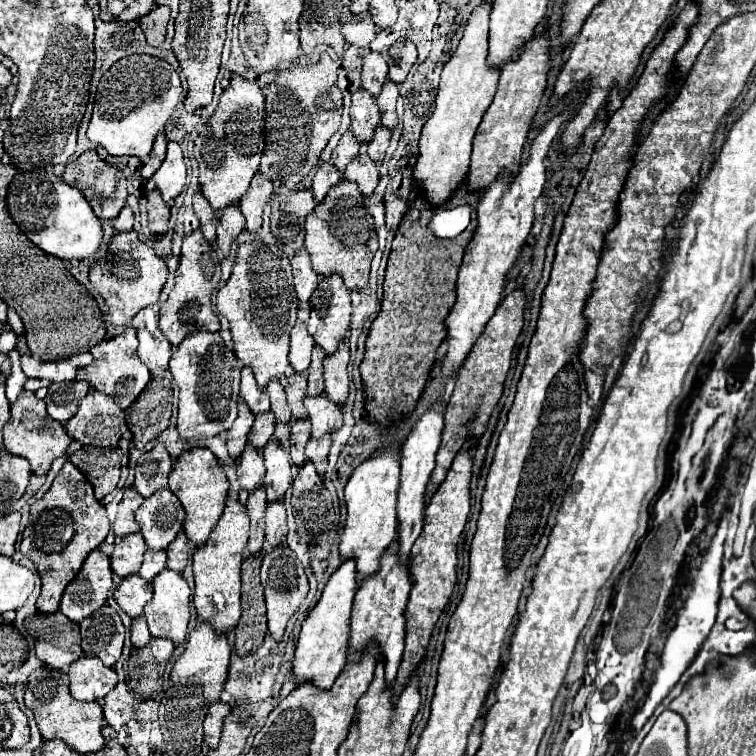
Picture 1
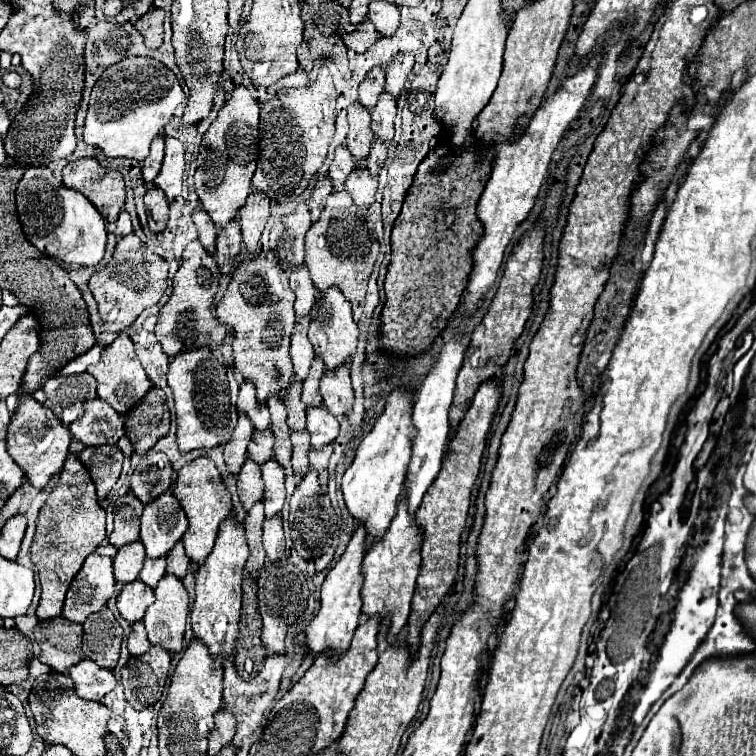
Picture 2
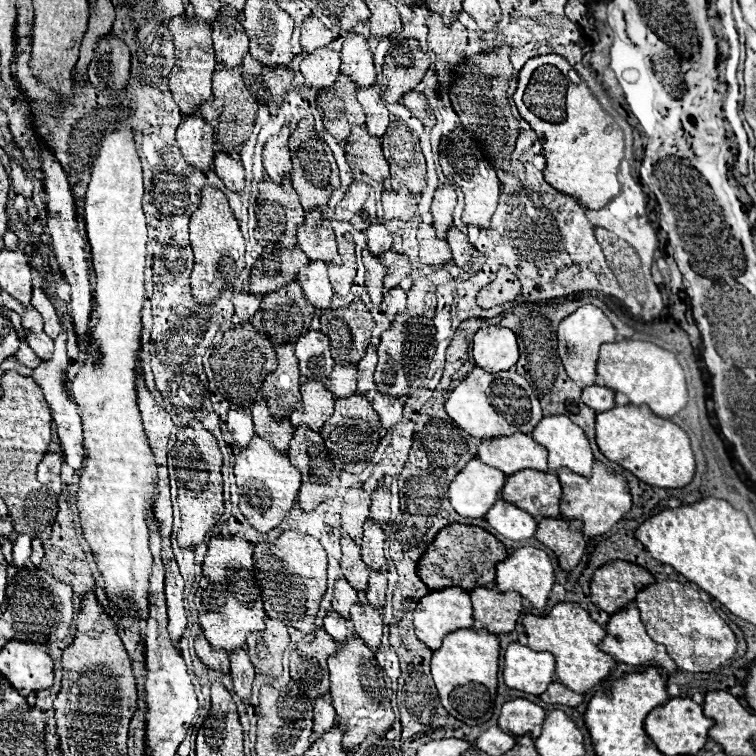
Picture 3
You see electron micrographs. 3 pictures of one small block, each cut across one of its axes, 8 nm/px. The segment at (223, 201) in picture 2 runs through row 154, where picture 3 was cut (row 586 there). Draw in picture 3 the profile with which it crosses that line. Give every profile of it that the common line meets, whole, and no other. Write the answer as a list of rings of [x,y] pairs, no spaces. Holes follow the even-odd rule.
[[[216,534],[208,542],[208,552],[202,560],[202,578],[196,590],[196,608],[204,636],[216,650],[234,652],[242,648],[248,632],[264,630],[266,612],[262,608],[260,590],[254,580],[252,544],[242,536]]]

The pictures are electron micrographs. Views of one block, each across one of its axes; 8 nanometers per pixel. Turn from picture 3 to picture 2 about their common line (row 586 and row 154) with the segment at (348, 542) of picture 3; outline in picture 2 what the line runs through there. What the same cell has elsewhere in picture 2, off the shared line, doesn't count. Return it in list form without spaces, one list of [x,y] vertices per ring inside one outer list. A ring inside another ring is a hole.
[[[354,102],[348,108],[348,136],[346,136],[346,146],[350,148],[352,156],[356,162],[368,156],[370,144],[374,140],[374,132],[370,130],[370,110],[364,108],[360,102]]]

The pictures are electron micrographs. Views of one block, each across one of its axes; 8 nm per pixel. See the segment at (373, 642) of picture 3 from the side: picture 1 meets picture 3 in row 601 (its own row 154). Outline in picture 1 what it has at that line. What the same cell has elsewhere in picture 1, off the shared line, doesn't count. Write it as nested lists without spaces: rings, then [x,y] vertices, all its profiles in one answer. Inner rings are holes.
[[[360,154],[348,164],[344,178],[350,182],[356,182],[358,190],[364,196],[370,196],[378,184],[378,166],[366,154]]]

